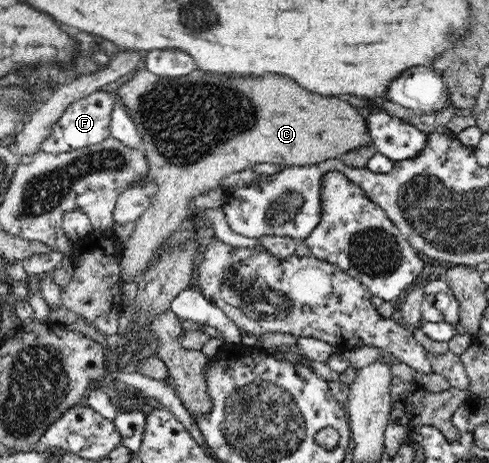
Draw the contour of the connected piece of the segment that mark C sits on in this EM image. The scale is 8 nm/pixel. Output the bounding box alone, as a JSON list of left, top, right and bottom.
[114,67,372,282]

